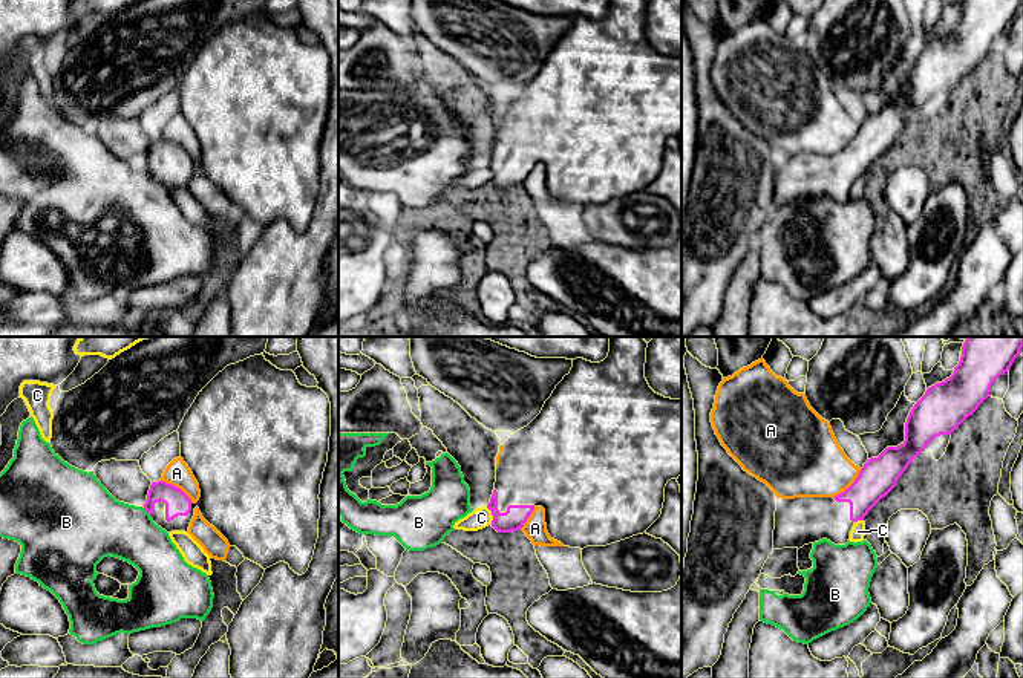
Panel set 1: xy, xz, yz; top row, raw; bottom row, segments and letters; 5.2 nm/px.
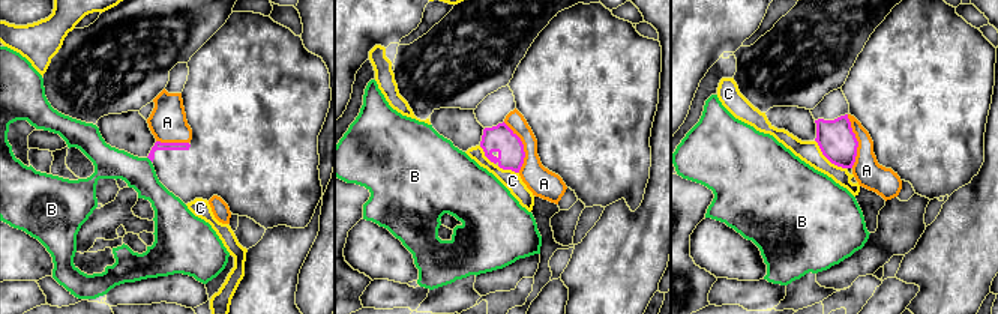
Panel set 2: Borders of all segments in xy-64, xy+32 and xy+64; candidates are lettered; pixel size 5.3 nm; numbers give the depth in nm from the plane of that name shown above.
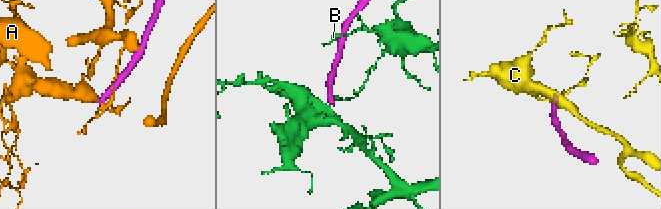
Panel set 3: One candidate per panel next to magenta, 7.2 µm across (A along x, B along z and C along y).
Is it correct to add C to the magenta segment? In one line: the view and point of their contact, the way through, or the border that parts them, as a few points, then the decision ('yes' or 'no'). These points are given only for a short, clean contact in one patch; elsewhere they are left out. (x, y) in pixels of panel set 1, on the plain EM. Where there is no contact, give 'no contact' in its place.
meets magenta in xz at (492, 172); border along xz (486, 164), (490, 169), (492, 181); no

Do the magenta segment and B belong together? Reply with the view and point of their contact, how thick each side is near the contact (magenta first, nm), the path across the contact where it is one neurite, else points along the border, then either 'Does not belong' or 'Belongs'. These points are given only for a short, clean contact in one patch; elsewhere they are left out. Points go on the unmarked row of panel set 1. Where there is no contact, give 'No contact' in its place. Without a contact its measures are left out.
Touches magenta at xy (147, 169). Thickness 130 nm (magenta) against 320 nm. Boundary: xy (143, 166), (150, 173). Does not belong

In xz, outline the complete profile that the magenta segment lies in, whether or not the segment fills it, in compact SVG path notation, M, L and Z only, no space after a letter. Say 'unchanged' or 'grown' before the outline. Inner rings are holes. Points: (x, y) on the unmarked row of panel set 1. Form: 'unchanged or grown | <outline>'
grown | M610 0L608 14L600 20L591 20L583 15L573 17L570 31L556 43L541 70L527 84L510 92L504 99L496 125L495 147L487 161L493 173L492 184L498 190L522 187L533 167L542 164L550 194L564 204L583 207L587 204L606 204L643 191L660 174L665 144L671 136L678 136L681 132L681 57L665 55L649 44L645 35L646 5L648 0Z

